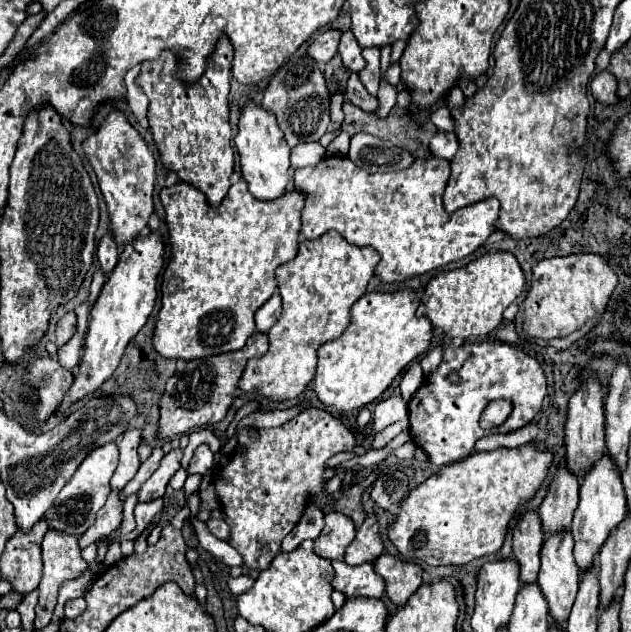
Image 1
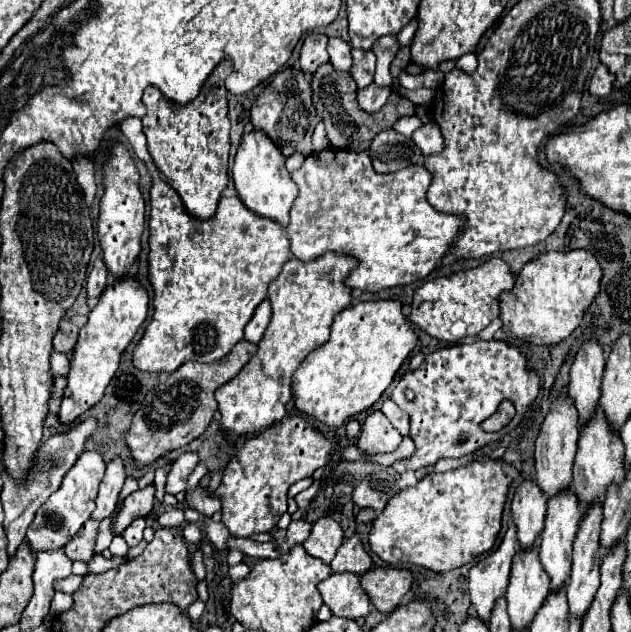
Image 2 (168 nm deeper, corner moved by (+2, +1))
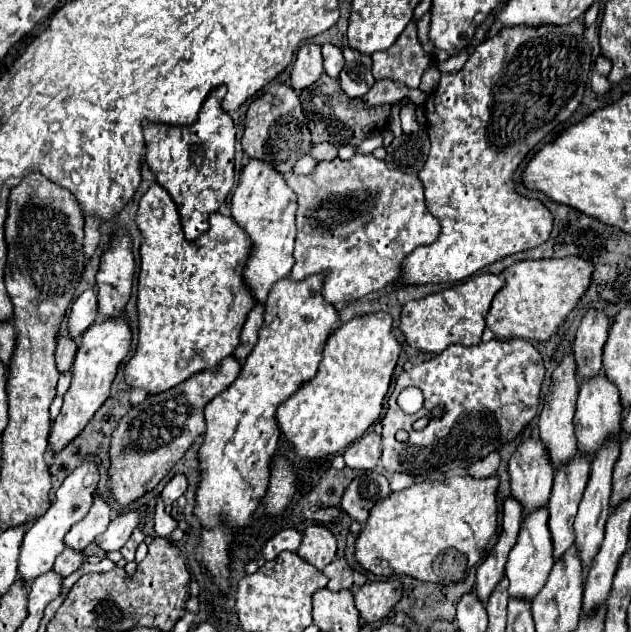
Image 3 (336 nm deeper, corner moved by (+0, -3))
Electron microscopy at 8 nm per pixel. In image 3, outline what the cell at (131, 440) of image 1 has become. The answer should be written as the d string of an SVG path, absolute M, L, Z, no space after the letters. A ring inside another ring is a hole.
M95 498L87 516L67 532L65 546L75 548L77 552L83 552L93 542L95 536L105 532L105 528L111 522L109 514L111 514L111 508L107 506L107 502L103 502L101 498Z

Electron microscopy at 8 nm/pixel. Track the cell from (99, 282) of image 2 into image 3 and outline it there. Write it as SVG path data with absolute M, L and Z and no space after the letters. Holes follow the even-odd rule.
M85 290L75 304L71 306L71 314L67 320L67 332L69 338L79 340L85 330L95 322L97 318L97 300L95 300L95 292L93 290Z

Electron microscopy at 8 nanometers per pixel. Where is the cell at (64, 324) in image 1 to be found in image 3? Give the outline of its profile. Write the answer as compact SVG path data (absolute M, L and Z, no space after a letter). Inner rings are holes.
M69 336L59 338L57 352L55 352L55 360L57 360L57 370L59 372L69 372L71 370L71 364L75 360L75 352L77 352L77 344Z

